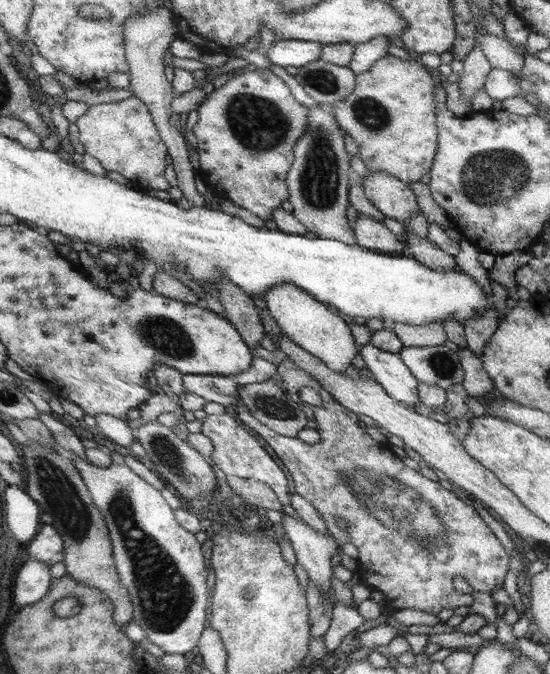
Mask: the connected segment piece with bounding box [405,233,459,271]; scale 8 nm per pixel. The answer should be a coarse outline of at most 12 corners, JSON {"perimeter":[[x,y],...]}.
{"perimeter":[[405,238],[413,258],[436,271],[459,270],[428,238]]}

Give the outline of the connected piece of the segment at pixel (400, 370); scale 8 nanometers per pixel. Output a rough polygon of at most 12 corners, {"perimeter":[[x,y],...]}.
{"perimeter":[[370,342],[361,355],[375,381],[408,407],[420,404],[418,379],[398,353]]}

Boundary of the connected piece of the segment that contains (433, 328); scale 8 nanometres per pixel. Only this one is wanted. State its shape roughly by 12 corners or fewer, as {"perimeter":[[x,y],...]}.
{"perimeter":[[388,323],[406,347],[444,345],[442,323]]}

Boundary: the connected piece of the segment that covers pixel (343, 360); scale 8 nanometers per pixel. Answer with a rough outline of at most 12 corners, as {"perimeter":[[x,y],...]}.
{"perimeter":[[290,282],[265,301],[290,341],[340,373],[356,356],[348,324]]}

